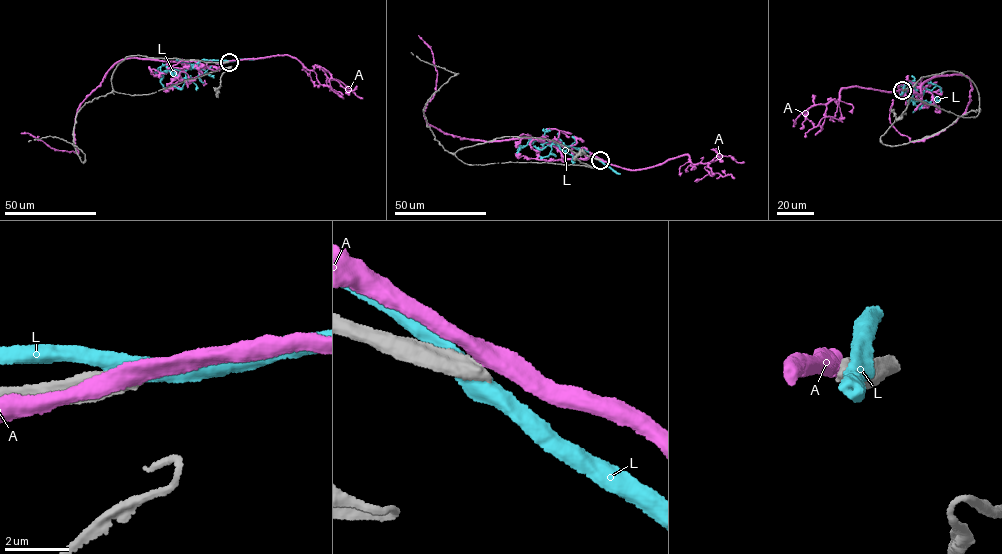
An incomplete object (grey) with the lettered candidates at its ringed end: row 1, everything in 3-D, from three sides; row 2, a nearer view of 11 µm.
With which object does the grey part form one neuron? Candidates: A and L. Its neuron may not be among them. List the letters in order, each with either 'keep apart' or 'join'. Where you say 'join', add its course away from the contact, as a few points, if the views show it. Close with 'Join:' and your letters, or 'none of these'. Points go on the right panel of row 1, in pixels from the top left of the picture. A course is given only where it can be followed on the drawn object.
A: keep apart
L: keep apart
Join: none of these

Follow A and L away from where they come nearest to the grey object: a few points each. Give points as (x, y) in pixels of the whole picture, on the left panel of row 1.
A: (228, 61), (219, 69), (135, 57), (120, 59), (76, 114), (77, 153), (55, 149), (20, 133)
L: (228, 61), (202, 60), (184, 70), (166, 69), (160, 81), (165, 88)

